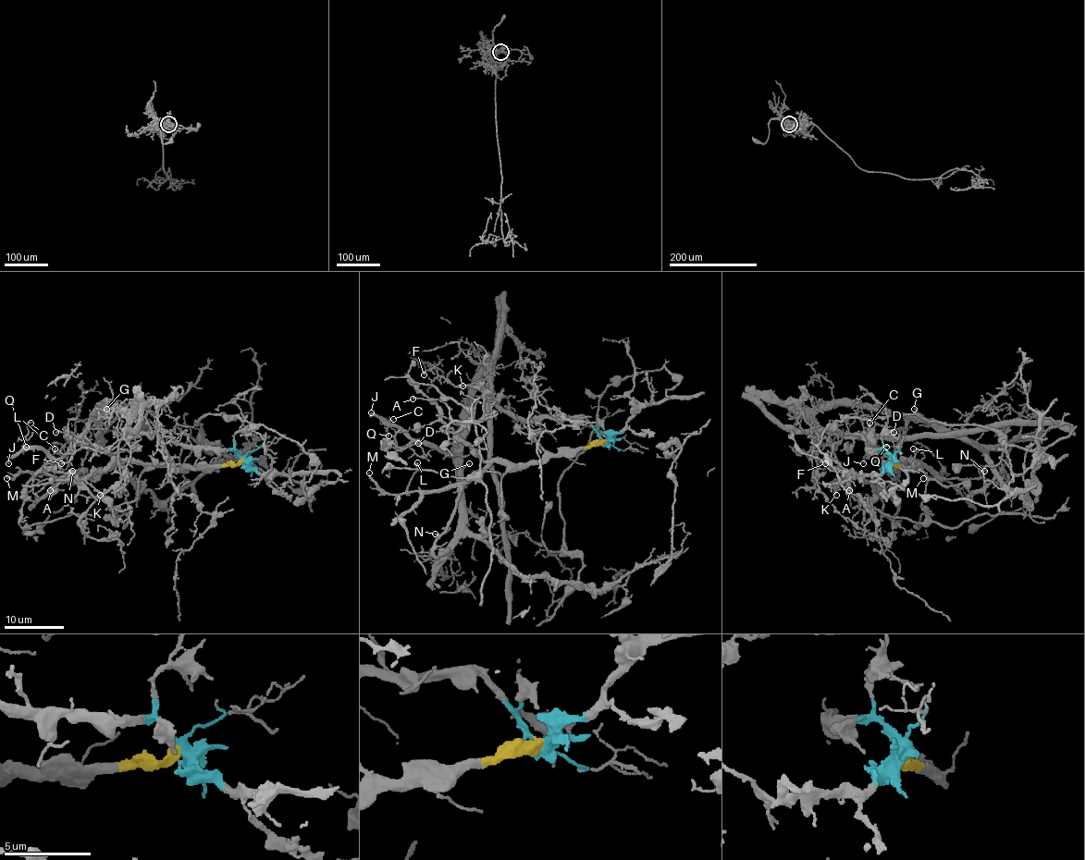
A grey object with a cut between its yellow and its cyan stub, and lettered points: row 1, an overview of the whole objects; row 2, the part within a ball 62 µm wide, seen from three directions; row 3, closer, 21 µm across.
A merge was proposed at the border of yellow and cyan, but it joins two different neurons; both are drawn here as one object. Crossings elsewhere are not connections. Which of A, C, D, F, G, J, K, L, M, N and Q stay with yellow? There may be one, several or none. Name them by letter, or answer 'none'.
A, L, M, N

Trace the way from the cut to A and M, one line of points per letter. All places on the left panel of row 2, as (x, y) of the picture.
A: (241, 460), (236, 463), (192, 467), (114, 460), (80, 482), (70, 475), (50, 490)
M: (241, 460), (236, 463), (192, 467), (120, 462), (99, 474), (80, 477), (20, 472), (14, 479), (6, 479)

